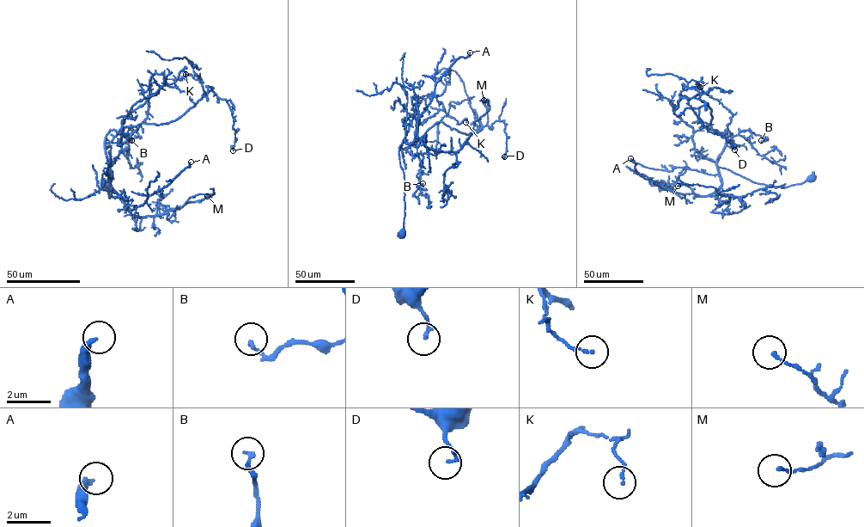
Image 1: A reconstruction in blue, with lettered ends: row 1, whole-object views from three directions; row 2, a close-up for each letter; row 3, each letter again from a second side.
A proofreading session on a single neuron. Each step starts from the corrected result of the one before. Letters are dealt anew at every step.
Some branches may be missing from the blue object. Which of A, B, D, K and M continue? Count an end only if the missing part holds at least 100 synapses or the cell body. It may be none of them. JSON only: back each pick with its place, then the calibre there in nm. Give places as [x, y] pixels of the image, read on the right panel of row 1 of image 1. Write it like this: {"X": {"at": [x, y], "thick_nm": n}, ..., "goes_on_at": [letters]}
{"A": {"at": [630, 158], "thick_nm": 300}, "goes_on_at": ["A"]}

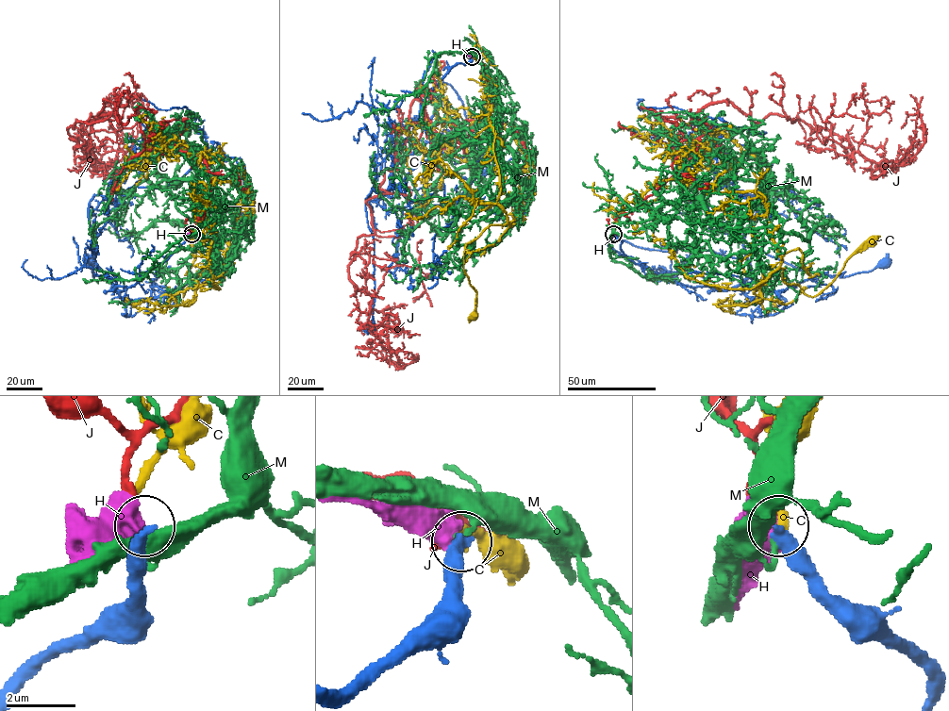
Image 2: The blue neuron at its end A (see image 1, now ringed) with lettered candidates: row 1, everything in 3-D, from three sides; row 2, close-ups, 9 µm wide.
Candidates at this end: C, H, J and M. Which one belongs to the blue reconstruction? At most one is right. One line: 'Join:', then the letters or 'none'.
Join: none

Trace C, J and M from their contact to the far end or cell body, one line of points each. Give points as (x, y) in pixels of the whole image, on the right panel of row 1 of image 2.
C: (614, 234), (623, 204), (669, 179), (717, 192), (759, 192), (782, 279), (810, 296), (872, 240)
J: (614, 235), (674, 173), (658, 115), (727, 99), (877, 163), (922, 146), (918, 115), (901, 128)
M: (613, 235), (694, 198), (739, 229), (807, 239), (824, 221), (823, 234), (839, 238), (833, 227)

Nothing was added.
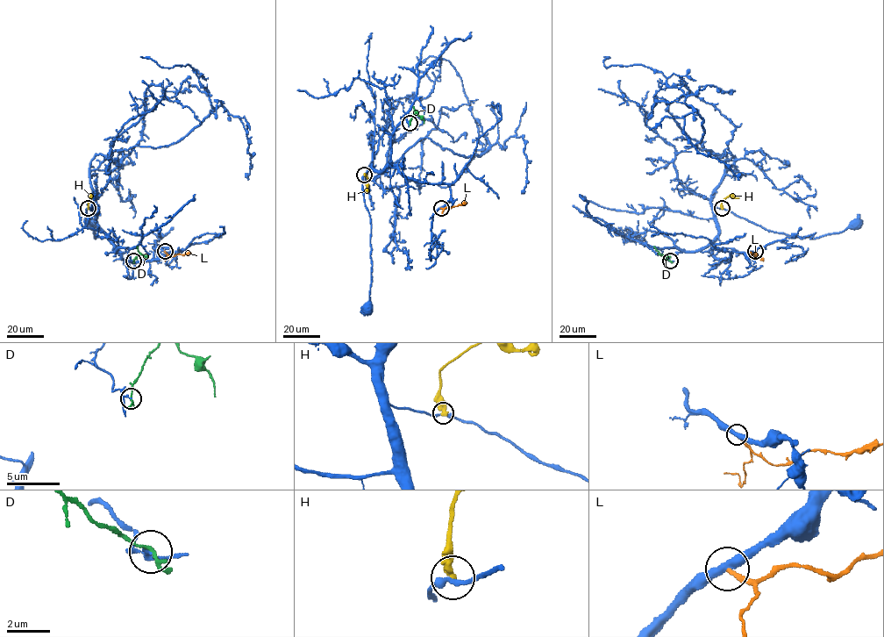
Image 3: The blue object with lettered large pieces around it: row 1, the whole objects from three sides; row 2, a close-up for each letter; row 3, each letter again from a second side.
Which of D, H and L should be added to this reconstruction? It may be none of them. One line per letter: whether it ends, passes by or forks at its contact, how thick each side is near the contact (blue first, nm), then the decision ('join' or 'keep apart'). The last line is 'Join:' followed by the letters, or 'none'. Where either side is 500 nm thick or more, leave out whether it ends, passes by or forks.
D: it passes by; 140 nm thick on the blue side, 140 nm on the other; keep apart
H: it ends there; 240 nm thick on the blue side, 440 nm on the other; keep apart
L: it ends there; 400 nm thick on the blue side, 190 nm on the other; keep apart
Join: none

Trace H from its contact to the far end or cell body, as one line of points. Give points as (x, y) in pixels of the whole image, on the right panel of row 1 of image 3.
H: (722, 208), (723, 199), (737, 196)

